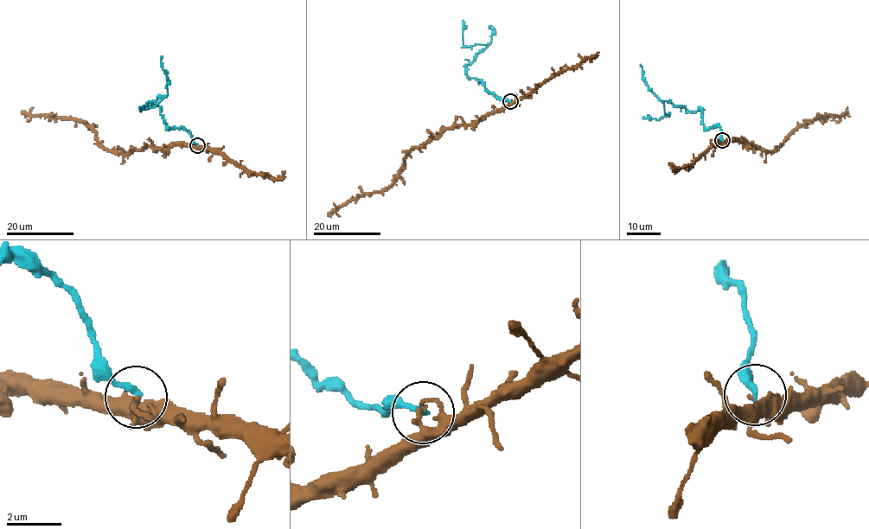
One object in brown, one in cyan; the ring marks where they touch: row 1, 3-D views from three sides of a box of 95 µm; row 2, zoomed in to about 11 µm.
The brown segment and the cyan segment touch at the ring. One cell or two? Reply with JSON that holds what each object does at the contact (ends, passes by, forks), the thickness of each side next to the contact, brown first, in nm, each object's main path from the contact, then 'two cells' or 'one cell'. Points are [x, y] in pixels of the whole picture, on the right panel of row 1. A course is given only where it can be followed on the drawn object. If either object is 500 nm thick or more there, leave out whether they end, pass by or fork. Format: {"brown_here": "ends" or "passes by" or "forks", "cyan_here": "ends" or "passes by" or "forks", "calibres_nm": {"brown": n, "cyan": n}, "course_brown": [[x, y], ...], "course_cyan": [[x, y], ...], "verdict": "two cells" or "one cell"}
{"brown_here": "passes by", "cyan_here": "ends", "calibres_nm": {"brown": 150, "cyan": 200}, "course_brown": [[721, 140], [744, 142], [771, 151], [814, 118], [842, 117], [849, 111]], "course_cyan": [[722, 140], [718, 126], [706, 129], [699, 107], [687, 111], [665, 101], [667, 115], [658, 120], [642, 117]], "verdict": "two cells"}

